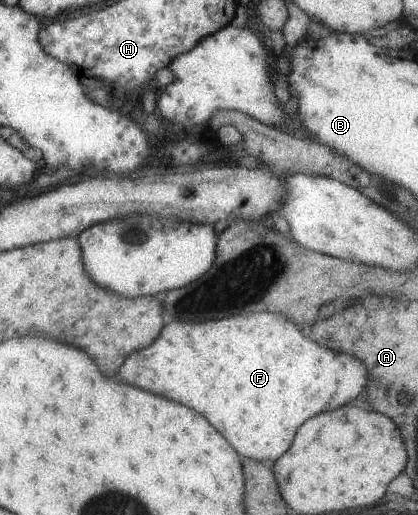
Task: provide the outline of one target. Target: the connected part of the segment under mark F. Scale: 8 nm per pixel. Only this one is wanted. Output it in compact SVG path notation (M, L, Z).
M253 312L249 315L237 315L237 317L227 317L227 319L217 319L217 321L180 322L173 321L163 326L158 336L154 338L153 343L145 346L133 353L123 361L121 369L119 369L121 381L145 389L149 393L155 393L159 397L165 397L169 401L181 403L185 407L197 409L197 413L201 413L227 441L229 445L241 456L241 458L249 458L257 461L275 461L278 457L285 453L285 450L291 445L296 429L309 417L321 413L321 411L329 411L345 404L352 404L351 399L355 399L361 389L365 387L365 367L361 365L361 361L357 361L355 357L349 357L339 352L327 349L314 341L311 341L306 331L297 329L296 325L282 315L273 312Z

